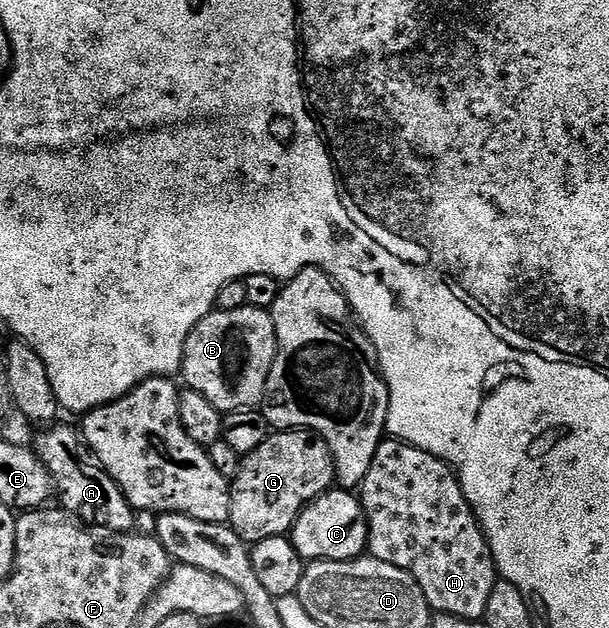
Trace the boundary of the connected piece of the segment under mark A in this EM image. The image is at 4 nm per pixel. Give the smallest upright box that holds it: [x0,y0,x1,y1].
[34,424,134,532]

